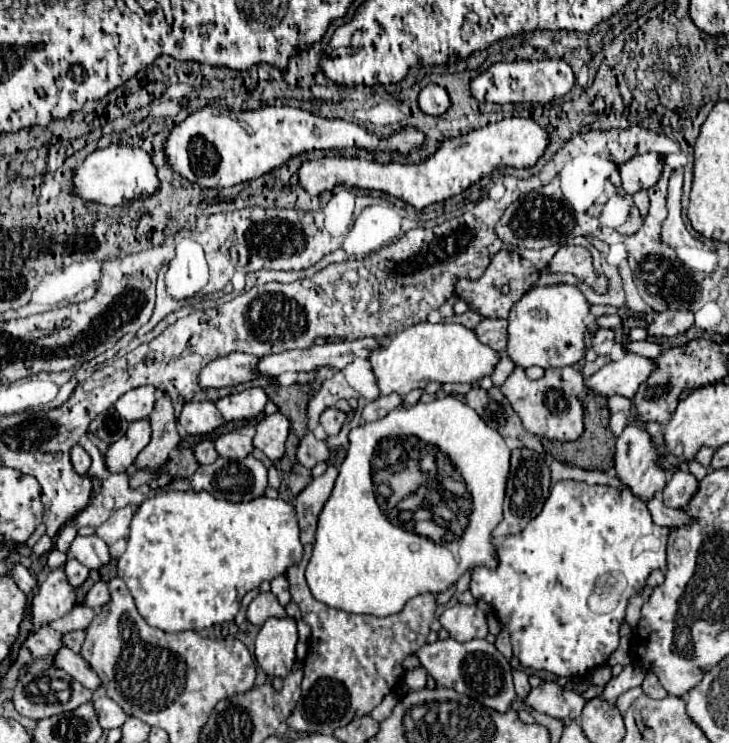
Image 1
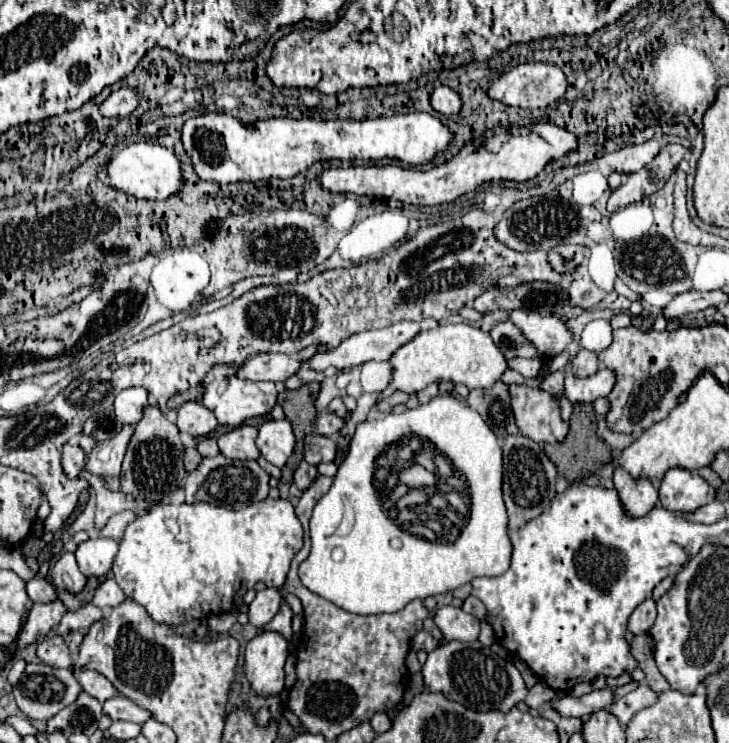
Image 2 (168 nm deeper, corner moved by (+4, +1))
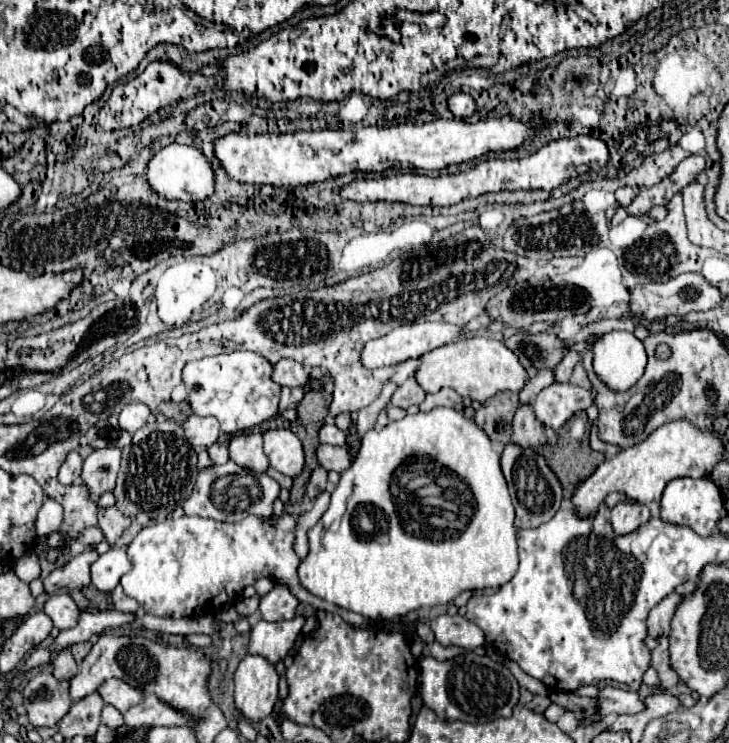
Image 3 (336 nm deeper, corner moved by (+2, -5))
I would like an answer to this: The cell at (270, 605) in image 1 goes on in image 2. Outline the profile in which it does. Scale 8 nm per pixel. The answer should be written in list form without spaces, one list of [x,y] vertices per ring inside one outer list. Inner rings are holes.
[[[263,589],[257,593],[253,603],[249,605],[249,623],[253,623],[257,629],[265,627],[277,613],[281,603],[281,595],[277,589]]]

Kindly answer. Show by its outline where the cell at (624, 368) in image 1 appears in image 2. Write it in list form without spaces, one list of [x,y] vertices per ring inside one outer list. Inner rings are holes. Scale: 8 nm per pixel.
[[[603,367],[591,377],[575,377],[567,375],[565,377],[565,395],[569,397],[571,403],[593,403],[599,397],[607,397],[617,383],[615,371]]]

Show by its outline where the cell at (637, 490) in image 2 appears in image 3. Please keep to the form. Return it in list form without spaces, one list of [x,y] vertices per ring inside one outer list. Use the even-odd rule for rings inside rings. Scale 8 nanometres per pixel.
[[[619,503],[611,509],[609,521],[617,535],[627,535],[649,521],[649,509],[641,503]]]

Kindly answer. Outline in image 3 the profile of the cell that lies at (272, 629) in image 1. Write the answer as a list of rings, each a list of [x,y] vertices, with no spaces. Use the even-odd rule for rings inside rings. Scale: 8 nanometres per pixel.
[[[247,655],[235,671],[235,707],[241,717],[261,721],[271,715],[277,701],[279,675],[267,659]]]

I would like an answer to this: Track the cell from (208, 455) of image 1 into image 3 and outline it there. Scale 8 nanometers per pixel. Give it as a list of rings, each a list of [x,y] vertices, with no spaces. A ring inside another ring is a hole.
[[[215,443],[215,445],[211,445],[211,447],[209,447],[209,455],[211,455],[213,463],[217,463],[217,465],[221,465],[221,463],[227,463],[227,461],[229,461],[227,447],[225,447],[225,445],[219,445],[219,443]]]

